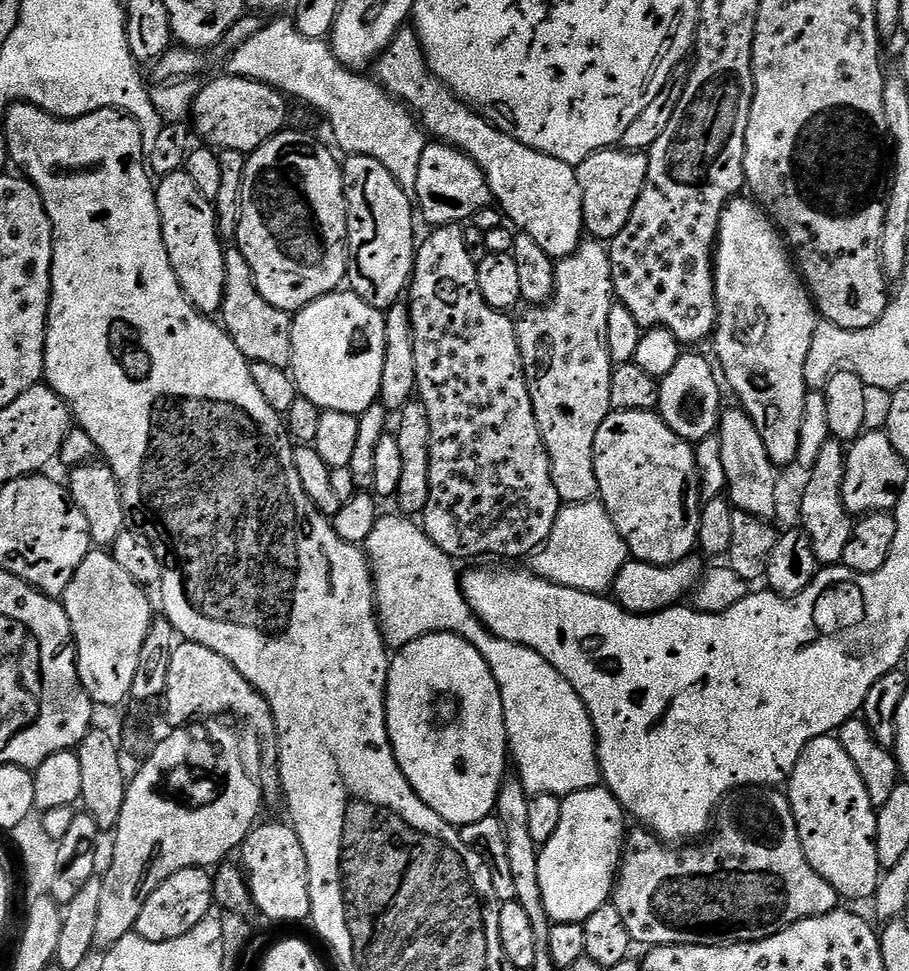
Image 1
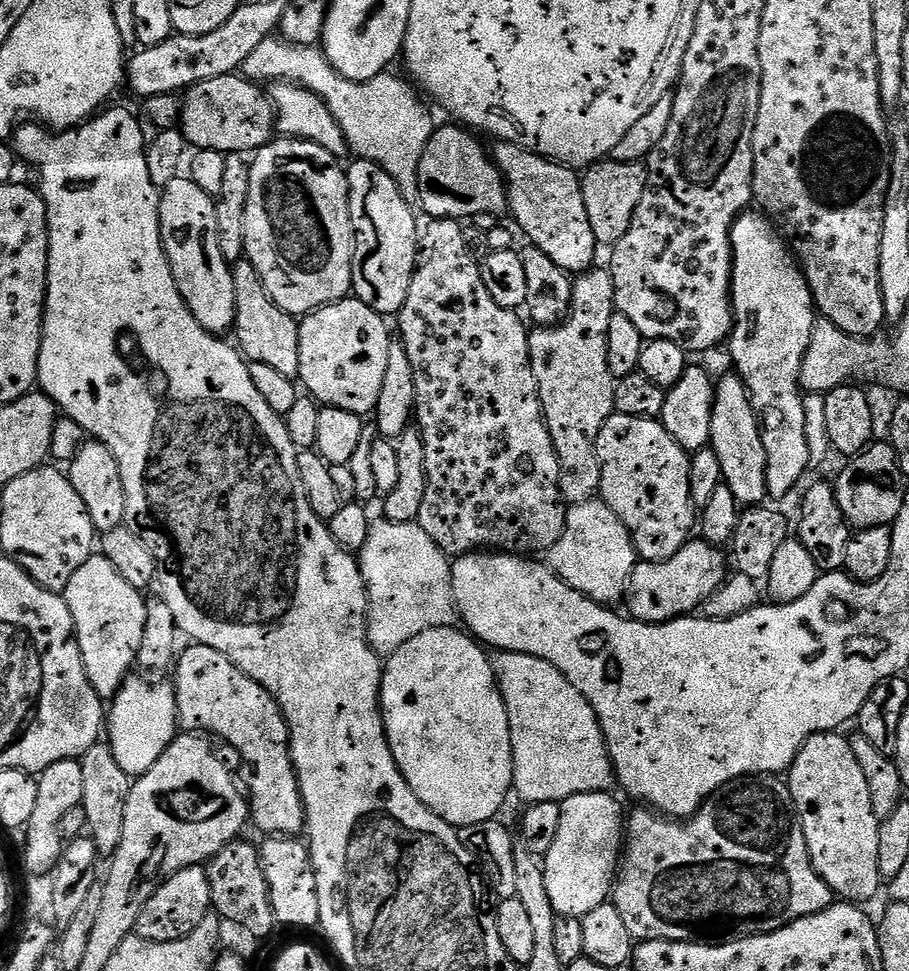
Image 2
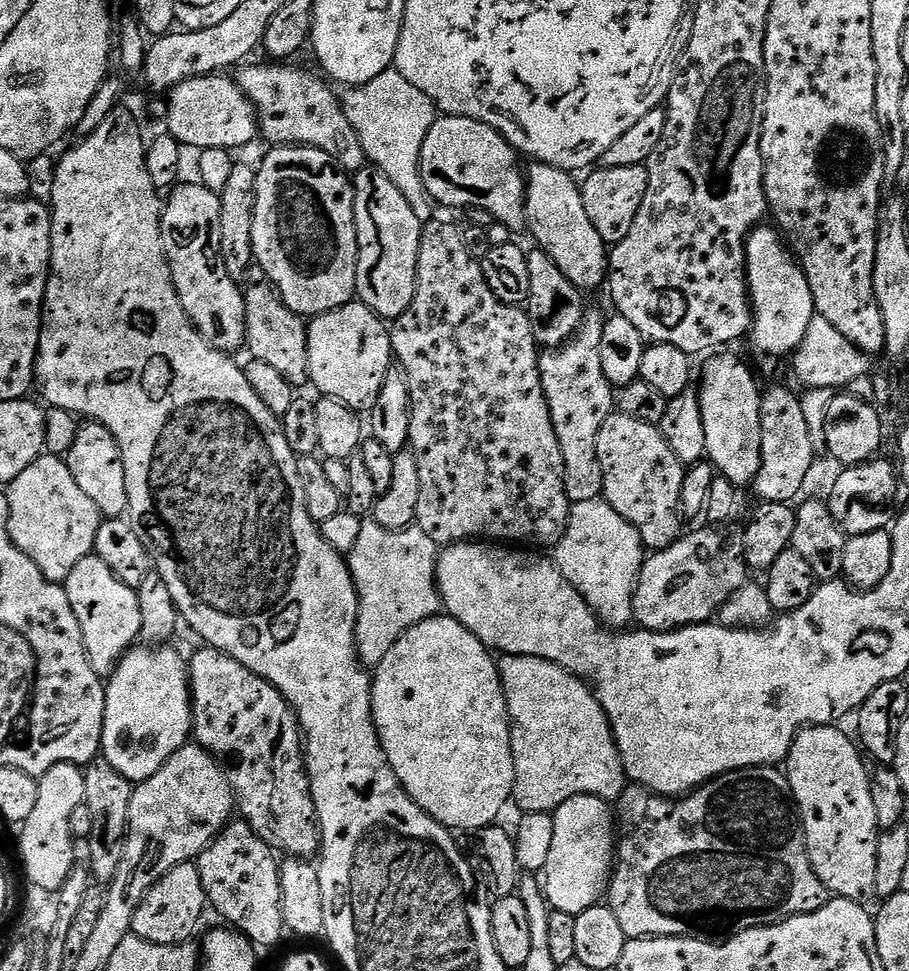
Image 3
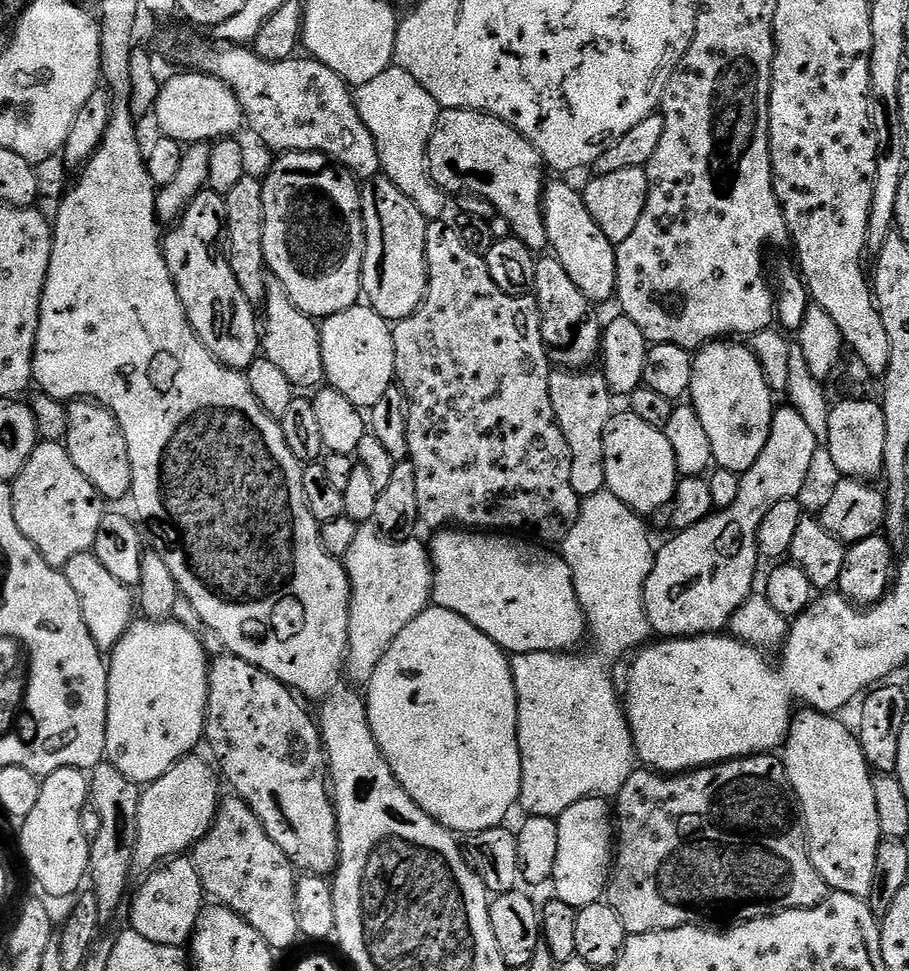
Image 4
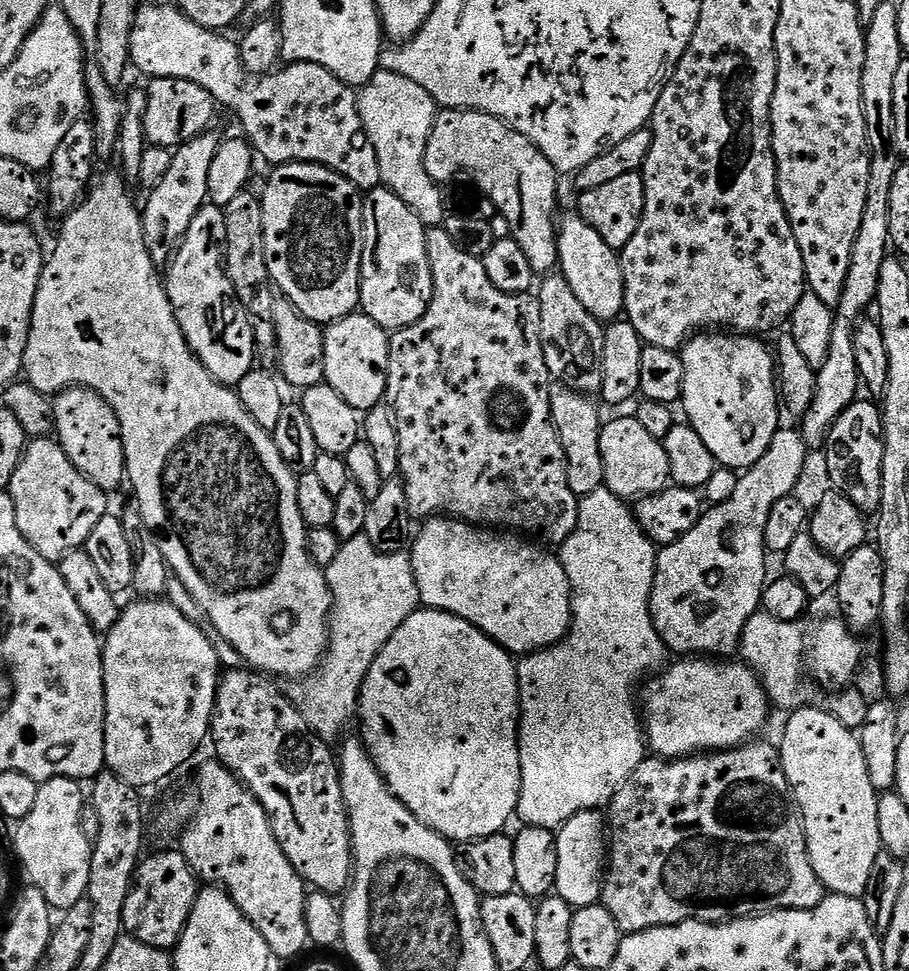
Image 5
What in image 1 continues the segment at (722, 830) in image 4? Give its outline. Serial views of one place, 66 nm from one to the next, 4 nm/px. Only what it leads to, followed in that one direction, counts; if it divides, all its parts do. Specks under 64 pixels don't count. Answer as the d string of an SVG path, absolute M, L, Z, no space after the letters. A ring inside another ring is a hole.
M753 786L747 790L737 790L725 796L714 816L714 831L703 841L704 845L700 845L700 842L692 842L687 846L673 846L671 843L661 840L651 830L639 831L627 833L624 842L624 855L614 889L614 903L618 914L622 914L622 920L626 922L626 930L630 930L630 938L637 945L701 944L702 946L720 946L722 944L749 944L755 940L770 938L806 918L818 918L822 914L837 911L839 904L836 903L841 903L842 898L836 893L834 886L830 886L830 882L826 882L826 878L819 876L814 870L814 866L810 866L788 797L775 787Z

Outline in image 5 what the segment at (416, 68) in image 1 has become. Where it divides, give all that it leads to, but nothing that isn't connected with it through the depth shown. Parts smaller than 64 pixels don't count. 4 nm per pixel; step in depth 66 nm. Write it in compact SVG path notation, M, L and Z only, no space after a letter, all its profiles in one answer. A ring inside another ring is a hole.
M578 214L559 221L556 241L560 255L559 275L570 282L570 290L574 290L578 302L586 306L594 319L601 322L615 321L624 311L624 271L617 249L606 246L598 230L594 230Z

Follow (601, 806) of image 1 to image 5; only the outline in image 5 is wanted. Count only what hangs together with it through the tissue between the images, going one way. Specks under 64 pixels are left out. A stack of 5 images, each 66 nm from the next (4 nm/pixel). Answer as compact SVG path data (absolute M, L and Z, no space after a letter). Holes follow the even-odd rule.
M599 811L574 814L556 832L558 872L555 895L564 899L572 909L601 903L602 885L606 871L606 820Z

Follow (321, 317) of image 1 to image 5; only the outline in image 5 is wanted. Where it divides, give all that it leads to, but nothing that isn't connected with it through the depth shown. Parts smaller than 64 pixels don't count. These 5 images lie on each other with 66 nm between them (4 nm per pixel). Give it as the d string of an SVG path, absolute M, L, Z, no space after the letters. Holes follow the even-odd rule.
M363 314L335 320L324 328L325 381L361 414L381 403L388 391L388 338L389 333L385 329L379 328Z

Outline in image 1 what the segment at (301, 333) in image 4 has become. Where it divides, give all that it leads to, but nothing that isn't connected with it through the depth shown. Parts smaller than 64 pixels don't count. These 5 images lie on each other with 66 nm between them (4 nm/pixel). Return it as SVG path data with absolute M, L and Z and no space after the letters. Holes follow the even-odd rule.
M229 247L224 253L224 261L226 262L226 290L222 309L224 331L234 342L234 346L238 346L241 354L252 364L266 362L266 366L291 369L294 354L293 313L278 310L278 306L270 306L270 302L266 302L266 298L258 294L250 262L246 262L239 248Z

